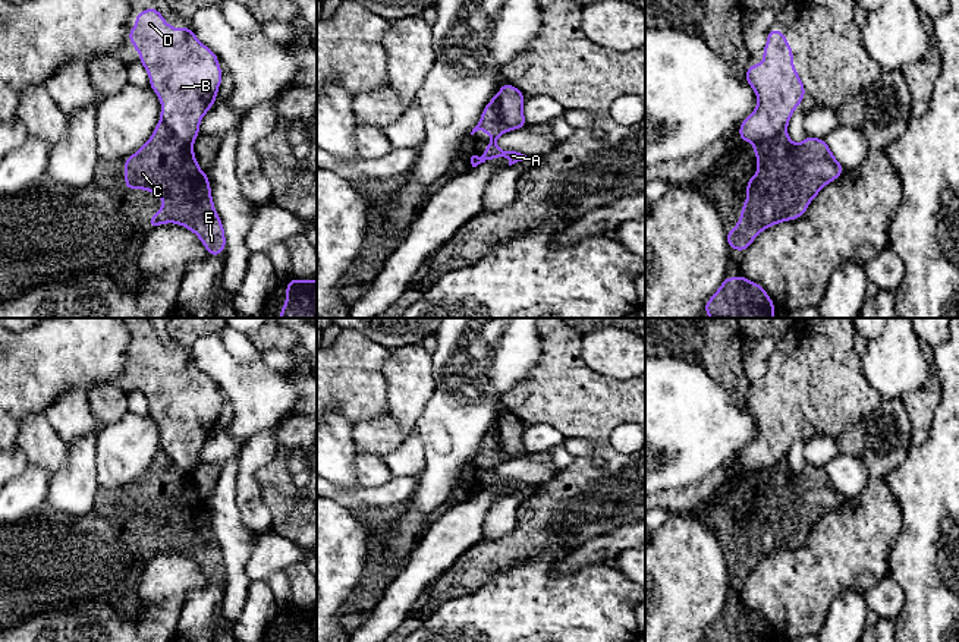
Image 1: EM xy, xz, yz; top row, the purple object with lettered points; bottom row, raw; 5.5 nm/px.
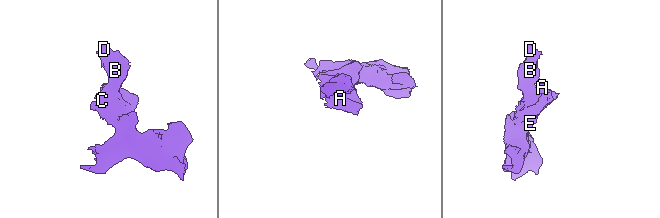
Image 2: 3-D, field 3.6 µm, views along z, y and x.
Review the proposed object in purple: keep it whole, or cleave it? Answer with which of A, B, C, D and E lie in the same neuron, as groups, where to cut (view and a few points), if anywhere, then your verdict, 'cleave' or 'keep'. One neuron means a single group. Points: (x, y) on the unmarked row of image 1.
A C E / B D; cut in xz along (497, 425), (500, 446), (511, 458); cleave

